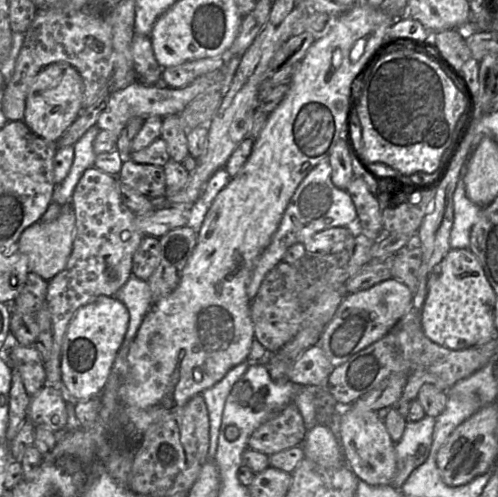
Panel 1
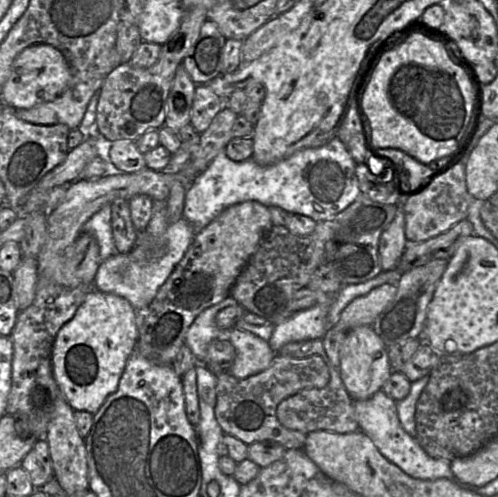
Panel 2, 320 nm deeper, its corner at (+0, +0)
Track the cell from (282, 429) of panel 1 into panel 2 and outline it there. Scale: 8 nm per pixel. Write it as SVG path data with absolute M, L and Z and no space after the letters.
M276 354L267 369L244 379L222 372L216 385L216 420L224 434L234 436L248 446L277 443L286 449L303 449L307 435L281 425L276 415L277 406L302 390L323 388L329 378L329 370L320 356L297 359Z

